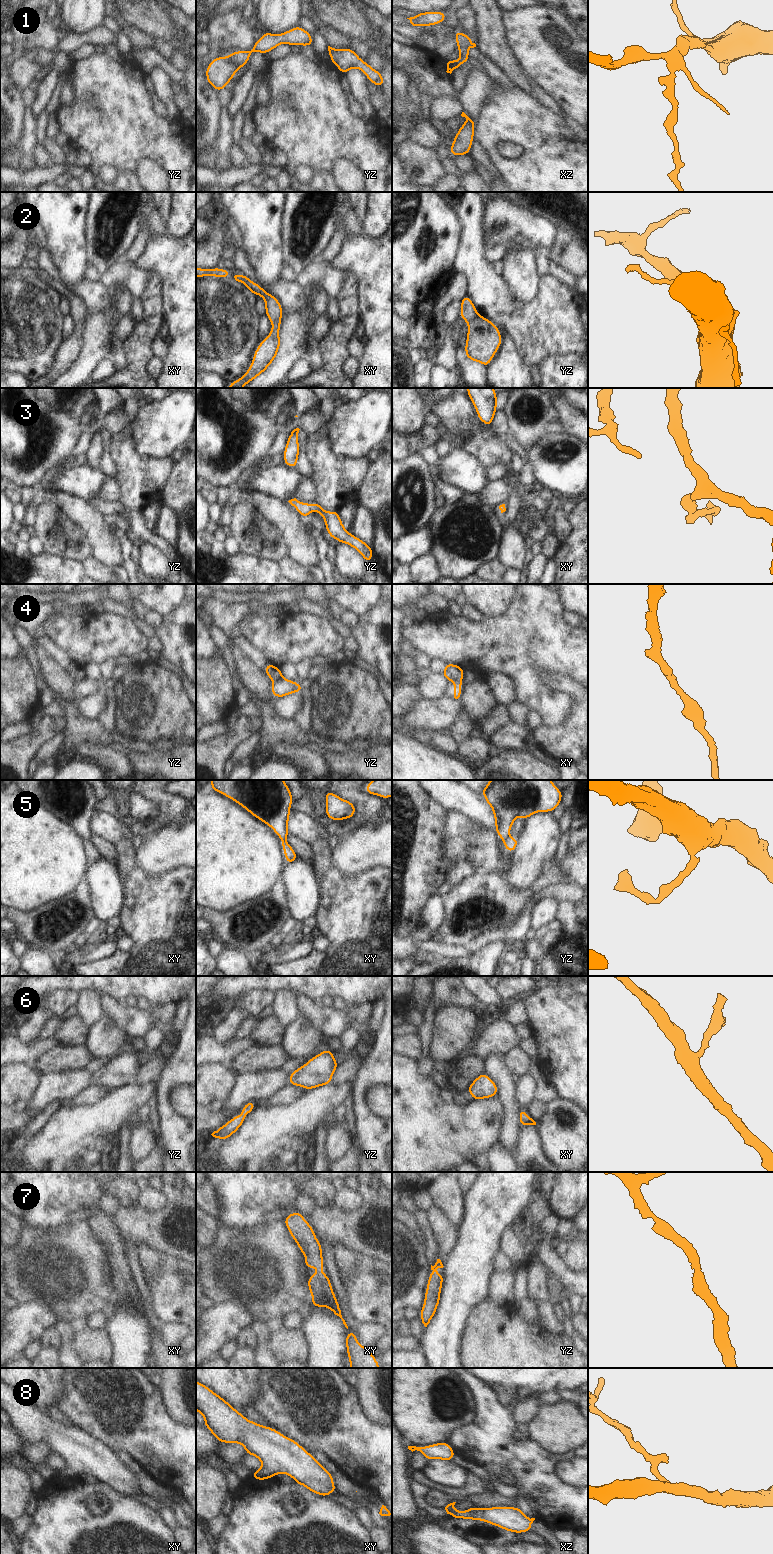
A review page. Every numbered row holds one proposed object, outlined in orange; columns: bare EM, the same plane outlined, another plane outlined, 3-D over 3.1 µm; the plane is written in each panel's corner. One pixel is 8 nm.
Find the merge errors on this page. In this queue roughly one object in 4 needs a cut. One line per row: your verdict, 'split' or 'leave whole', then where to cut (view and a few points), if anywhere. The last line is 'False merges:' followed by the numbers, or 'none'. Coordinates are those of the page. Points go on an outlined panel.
1: leave whole; no cut
2: leave whole; no cut
3: leave whole; no cut
4: split; cut in yz along (282, 676), (273, 682)
5: split; cut in yz along (509, 835), (504, 841)
6: leave whole; no cut
7: leave whole; no cut
8: leave whole; no cut
False merges: 4, 5

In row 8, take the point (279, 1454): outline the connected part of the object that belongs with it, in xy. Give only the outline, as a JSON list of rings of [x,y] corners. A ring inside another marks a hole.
[[[196,1380],[196,1410],[204,1417],[204,1426],[221,1443],[241,1444],[247,1455],[258,1458],[262,1467],[252,1478],[262,1481],[277,1474],[292,1477],[312,1493],[327,1497],[337,1492],[330,1474],[299,1443],[282,1433],[248,1420],[224,1398]]]

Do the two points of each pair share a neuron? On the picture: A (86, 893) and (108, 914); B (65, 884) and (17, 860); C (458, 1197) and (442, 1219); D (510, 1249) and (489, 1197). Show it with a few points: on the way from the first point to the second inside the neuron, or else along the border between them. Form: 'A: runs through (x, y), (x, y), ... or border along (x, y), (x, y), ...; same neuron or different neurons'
A: border along (87, 879), (92, 890), (92, 908), (96, 916); different neurons
B: runs through (53, 872), (41, 860), (29, 860); same neuron
C: border along (434, 1205), (444, 1212), (457, 1231); different neurons
D: border along (510, 1226), (502, 1235), (499, 1250); different neurons

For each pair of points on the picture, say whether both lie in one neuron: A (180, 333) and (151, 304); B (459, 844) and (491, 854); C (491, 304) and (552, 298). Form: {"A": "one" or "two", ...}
{"A": "two", "B": "one", "C": "one"}

